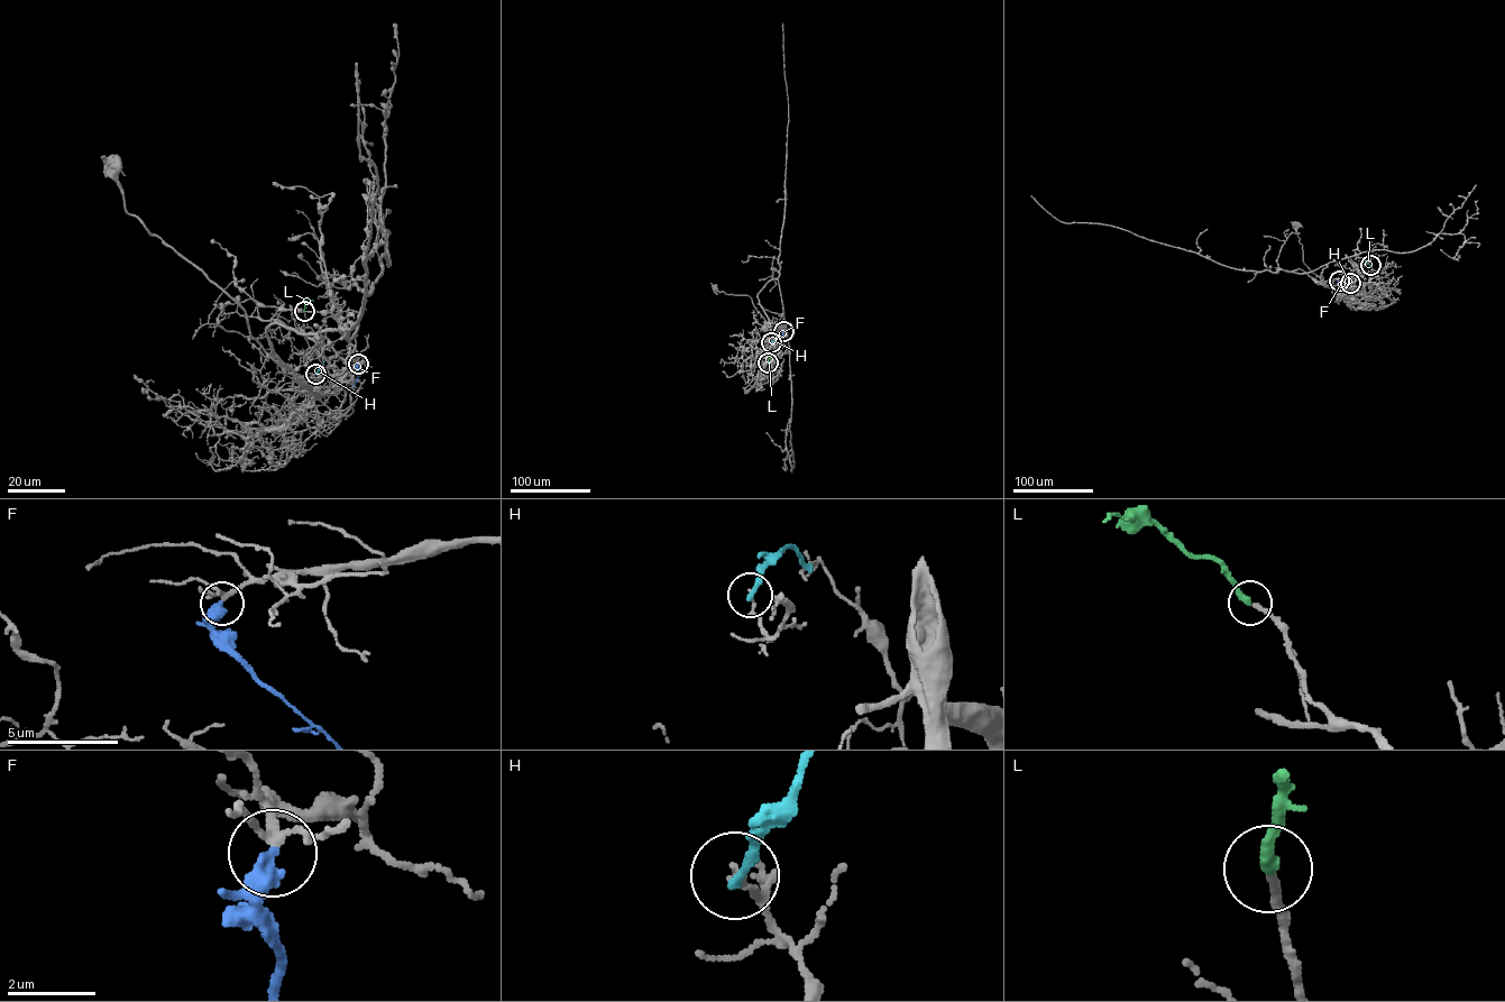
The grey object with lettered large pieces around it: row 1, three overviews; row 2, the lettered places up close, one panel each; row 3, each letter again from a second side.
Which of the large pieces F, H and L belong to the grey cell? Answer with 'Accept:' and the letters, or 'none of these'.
Accept: L

